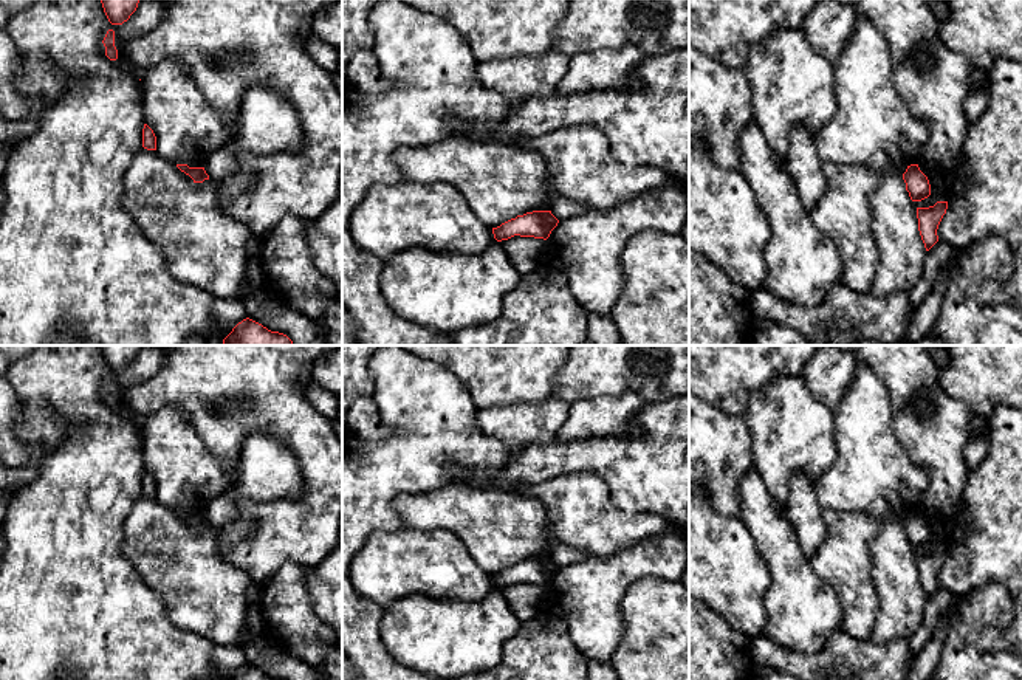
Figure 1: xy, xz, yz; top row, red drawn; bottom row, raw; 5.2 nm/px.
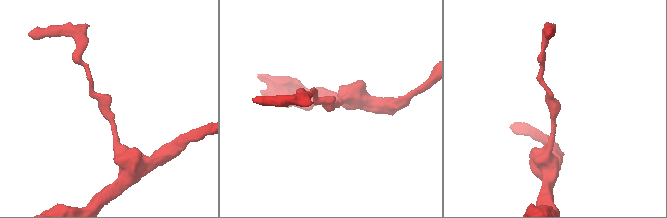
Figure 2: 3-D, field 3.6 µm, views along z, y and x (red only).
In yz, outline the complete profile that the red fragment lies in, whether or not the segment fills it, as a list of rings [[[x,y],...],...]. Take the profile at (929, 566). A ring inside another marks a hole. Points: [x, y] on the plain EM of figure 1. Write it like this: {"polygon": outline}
{"polygon": [[[937,548],[929,555],[917,555],[918,578],[926,598],[929,598],[938,589],[937,576],[943,562],[946,561],[946,556],[948,548]]]}

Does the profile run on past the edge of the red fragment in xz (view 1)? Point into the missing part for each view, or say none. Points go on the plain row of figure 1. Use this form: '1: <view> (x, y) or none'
1: none

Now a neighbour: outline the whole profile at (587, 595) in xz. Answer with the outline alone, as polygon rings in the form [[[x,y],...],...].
[[[680,533],[650,534],[605,558],[562,567],[547,586],[545,609],[562,620],[587,658],[607,661],[624,634],[621,601],[641,578],[680,581],[689,545]]]

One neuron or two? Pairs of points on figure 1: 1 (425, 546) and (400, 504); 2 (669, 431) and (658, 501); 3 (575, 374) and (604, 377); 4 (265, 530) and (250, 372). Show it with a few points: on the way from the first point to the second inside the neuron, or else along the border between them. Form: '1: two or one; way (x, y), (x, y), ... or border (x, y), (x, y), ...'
1: two; border (406, 527), (415, 532), (448, 530), (451, 533)
2: one; way (669, 448), (669, 467), (658, 477), (658, 484)
3: one; way (583, 374), (596, 374)
4: one; way (308, 501), (313, 496), (313, 440), (288, 415)

